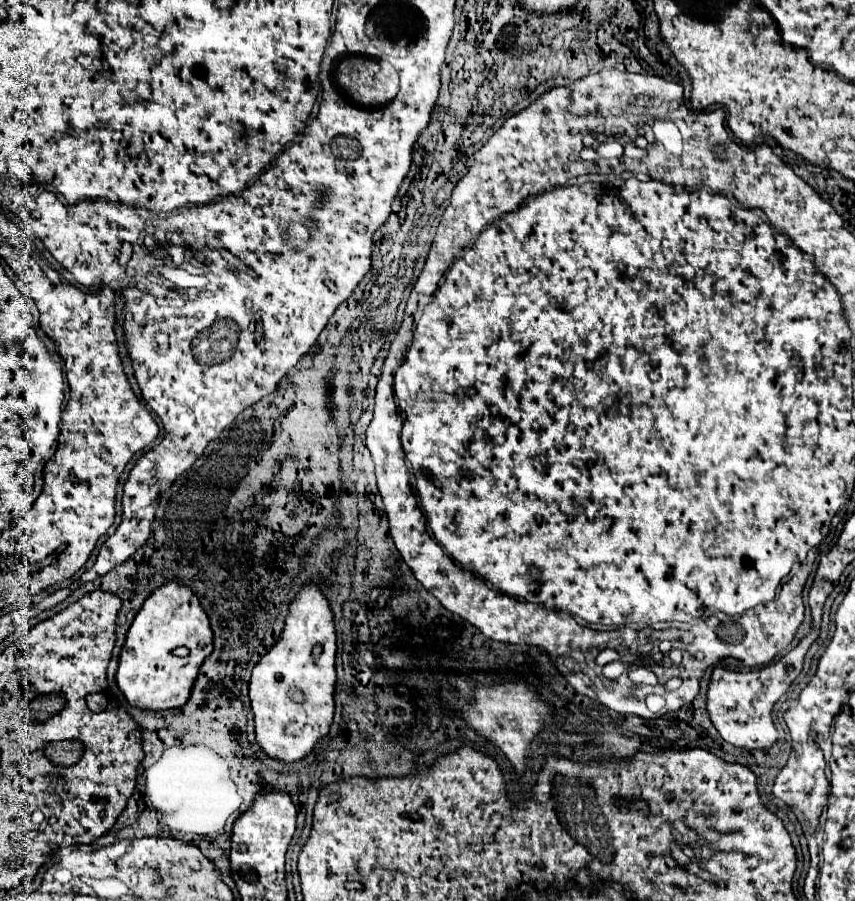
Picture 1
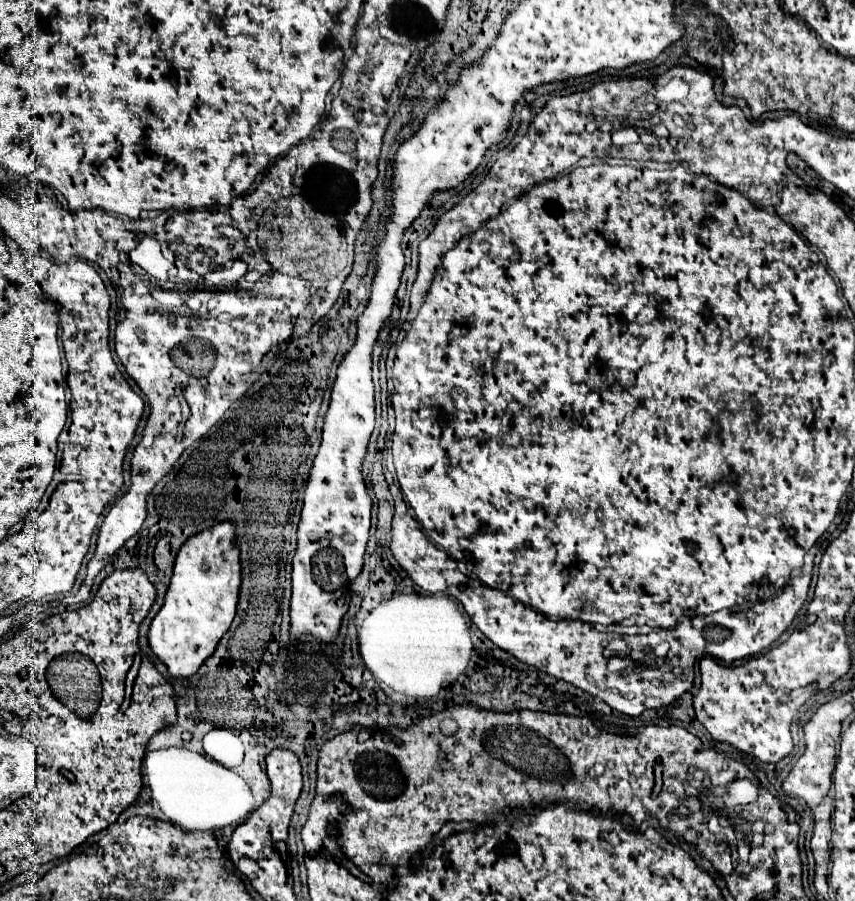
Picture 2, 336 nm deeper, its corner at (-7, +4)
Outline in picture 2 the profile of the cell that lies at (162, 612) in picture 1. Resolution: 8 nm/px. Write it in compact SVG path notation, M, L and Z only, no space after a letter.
M221 522L189 538L175 562L173 578L165 594L165 604L151 622L149 644L171 676L193 676L199 666L215 652L217 642L229 630L241 588L241 560L235 524Z

